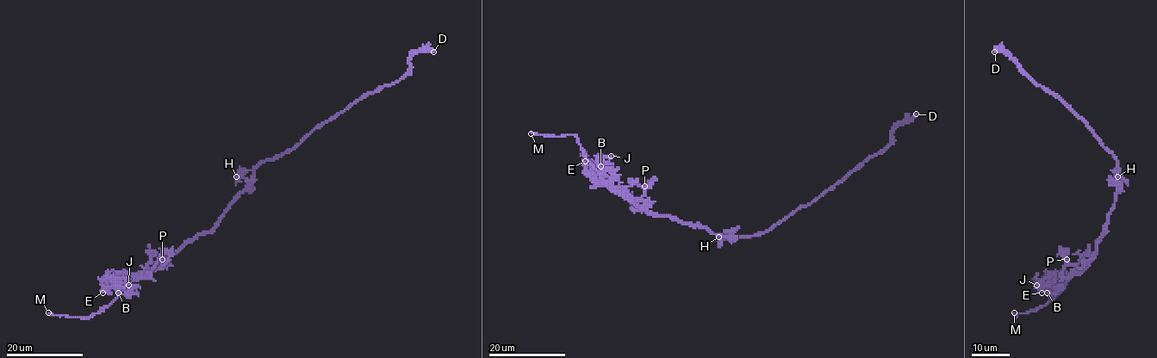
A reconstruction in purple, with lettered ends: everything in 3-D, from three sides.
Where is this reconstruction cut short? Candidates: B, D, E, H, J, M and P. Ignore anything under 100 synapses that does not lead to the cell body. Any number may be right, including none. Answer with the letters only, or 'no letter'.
M

